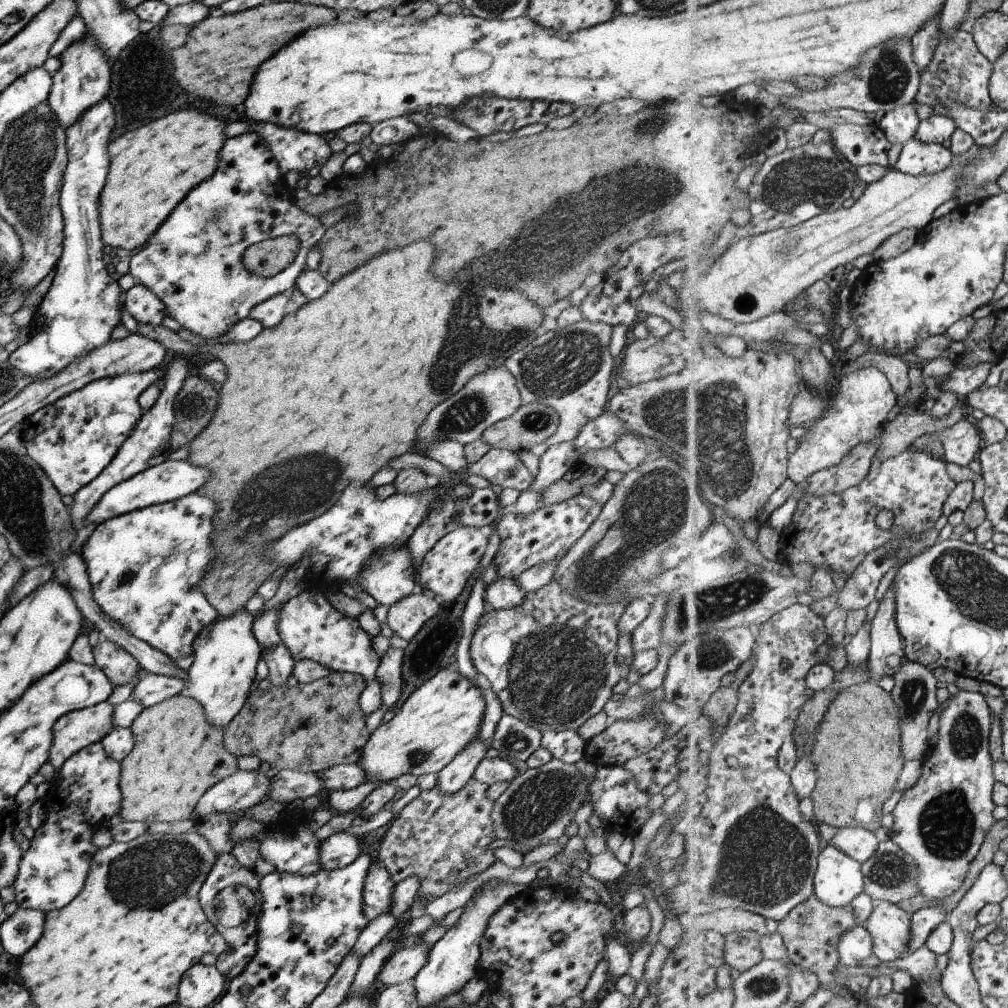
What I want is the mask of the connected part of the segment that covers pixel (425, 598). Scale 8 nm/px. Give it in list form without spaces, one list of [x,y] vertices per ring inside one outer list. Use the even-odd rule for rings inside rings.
[[[415,591],[388,606],[387,626],[393,634],[409,640],[439,608],[440,601],[428,593]]]

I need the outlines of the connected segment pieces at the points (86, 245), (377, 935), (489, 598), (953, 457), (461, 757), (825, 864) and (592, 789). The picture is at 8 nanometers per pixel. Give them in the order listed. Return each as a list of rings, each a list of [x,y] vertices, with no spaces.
[[[103,98],[64,129],[67,160],[58,198],[64,224],[62,251],[51,284],[35,308],[30,339],[8,356],[15,368],[34,381],[57,374],[71,361],[105,344],[111,330],[121,324],[119,294],[122,290],[115,277],[105,271],[108,257],[98,221],[98,194],[107,174],[109,159],[106,148],[113,123],[113,109]]]
[[[383,913],[375,918],[369,919],[367,924],[361,929],[351,951],[361,960],[391,929],[397,926],[400,918],[394,917],[389,913]]]
[[[499,577],[485,586],[485,607],[493,609],[512,609],[518,607],[524,599],[522,588],[514,578]]]
[[[963,418],[937,436],[942,444],[945,462],[958,464],[960,467],[969,466],[984,447],[977,425],[972,425]]]
[[[478,734],[437,773],[436,785],[444,795],[457,792],[471,777],[488,748]]]
[[[828,845],[818,860],[814,894],[832,907],[846,907],[866,890],[862,863]]]
[[[598,766],[588,786],[588,800],[592,804],[592,816],[600,820],[605,833],[619,833],[633,837],[646,822],[653,810],[649,806],[652,796],[643,792],[633,775],[622,766]]]

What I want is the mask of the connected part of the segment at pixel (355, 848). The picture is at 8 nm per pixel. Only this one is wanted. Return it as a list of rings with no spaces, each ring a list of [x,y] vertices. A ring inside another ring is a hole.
[[[339,831],[318,844],[320,866],[326,871],[343,868],[360,853],[360,838]]]

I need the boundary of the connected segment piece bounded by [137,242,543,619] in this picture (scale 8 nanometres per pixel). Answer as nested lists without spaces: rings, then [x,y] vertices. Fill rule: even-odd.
[[[415,242],[415,244],[409,244],[405,248],[375,256],[373,260],[363,263],[363,266],[358,266],[336,280],[319,300],[308,300],[305,306],[297,309],[297,312],[285,315],[279,326],[262,328],[261,332],[249,342],[223,344],[215,342],[214,345],[196,347],[188,341],[181,340],[176,332],[161,324],[154,327],[150,324],[137,324],[139,335],[159,342],[166,350],[173,350],[184,357],[190,357],[197,352],[208,352],[219,359],[227,368],[227,378],[225,378],[223,384],[219,385],[221,388],[217,392],[217,408],[213,412],[213,418],[201,430],[201,434],[186,445],[188,456],[185,459],[194,467],[207,468],[211,472],[211,478],[206,480],[199,488],[196,488],[193,493],[209,498],[217,506],[217,510],[214,510],[212,516],[213,532],[210,534],[210,545],[215,550],[215,558],[211,559],[208,564],[206,575],[200,582],[200,591],[203,593],[205,600],[216,610],[219,618],[228,617],[237,609],[244,608],[245,602],[256,593],[258,586],[278,567],[275,563],[268,561],[268,558],[264,555],[266,547],[278,541],[289,529],[323,514],[341,496],[343,488],[348,484],[356,483],[363,487],[381,466],[387,465],[396,456],[411,451],[418,428],[435,405],[454,395],[467,382],[467,379],[474,374],[491,367],[503,365],[504,360],[507,360],[511,354],[517,352],[523,346],[527,346],[536,337],[535,329],[539,327],[543,314],[540,309],[531,304],[530,299],[524,293],[515,292],[515,289],[505,290],[501,287],[463,290],[457,284],[443,284],[443,282],[429,276],[431,260],[433,260],[433,250],[431,250],[429,242]],[[295,494],[297,494],[297,498],[293,500],[293,504],[285,504],[285,498],[295,496]]]

